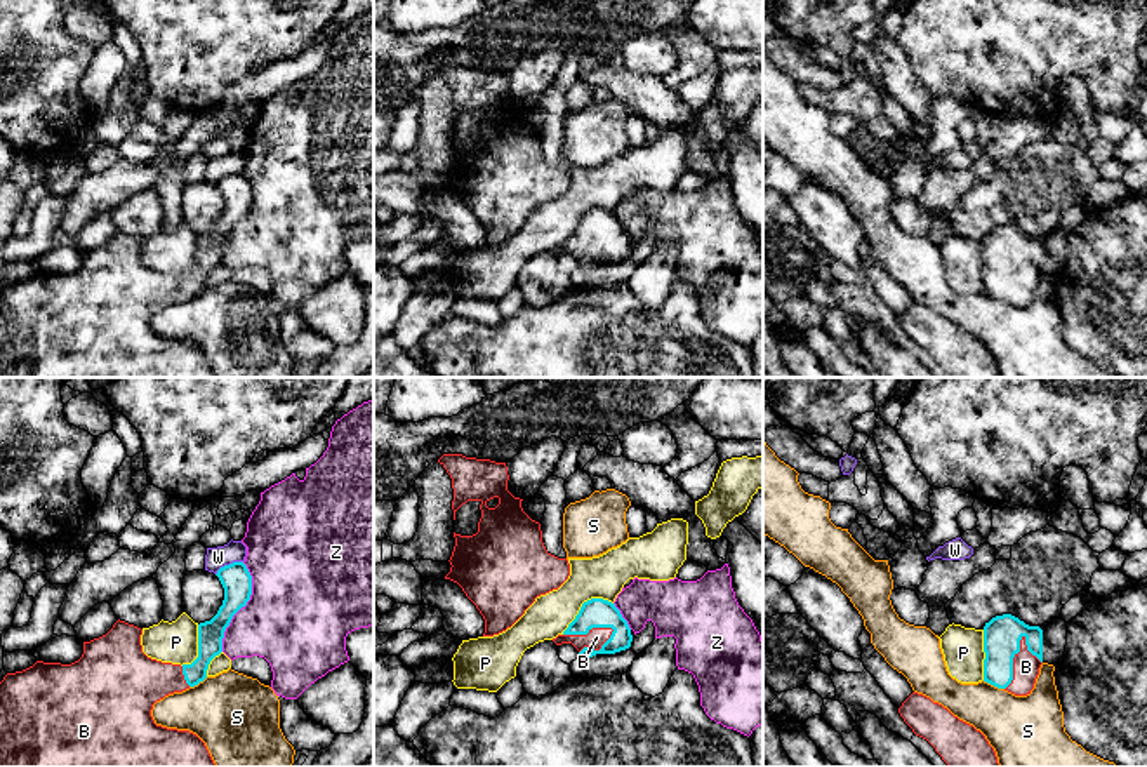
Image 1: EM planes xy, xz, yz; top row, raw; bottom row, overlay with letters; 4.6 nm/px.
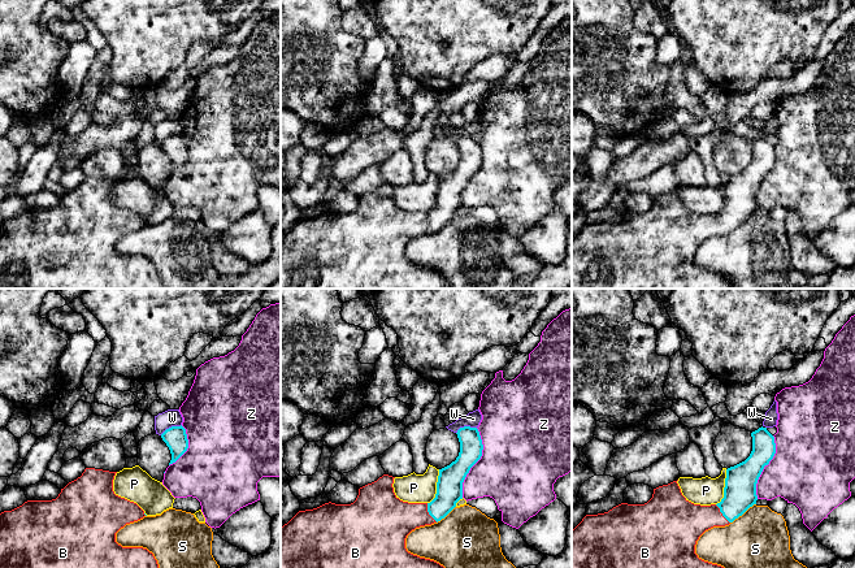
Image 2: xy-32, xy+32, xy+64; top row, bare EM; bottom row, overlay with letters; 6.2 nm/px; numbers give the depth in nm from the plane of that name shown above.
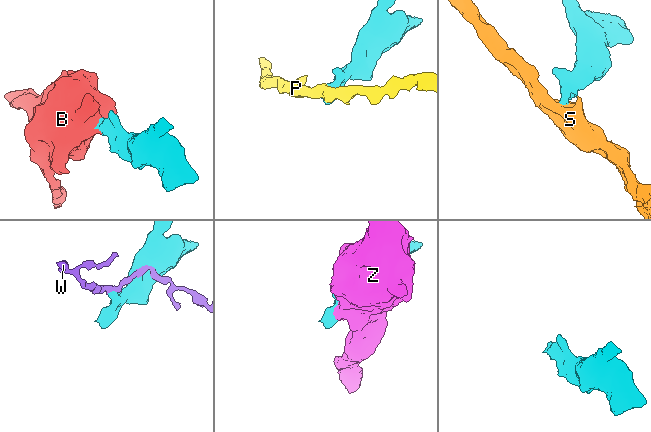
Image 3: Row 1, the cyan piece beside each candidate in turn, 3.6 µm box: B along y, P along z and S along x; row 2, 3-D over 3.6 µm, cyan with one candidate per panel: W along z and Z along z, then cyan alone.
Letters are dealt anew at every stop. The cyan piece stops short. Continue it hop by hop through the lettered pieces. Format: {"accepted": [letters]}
{"accepted": ["B"]}

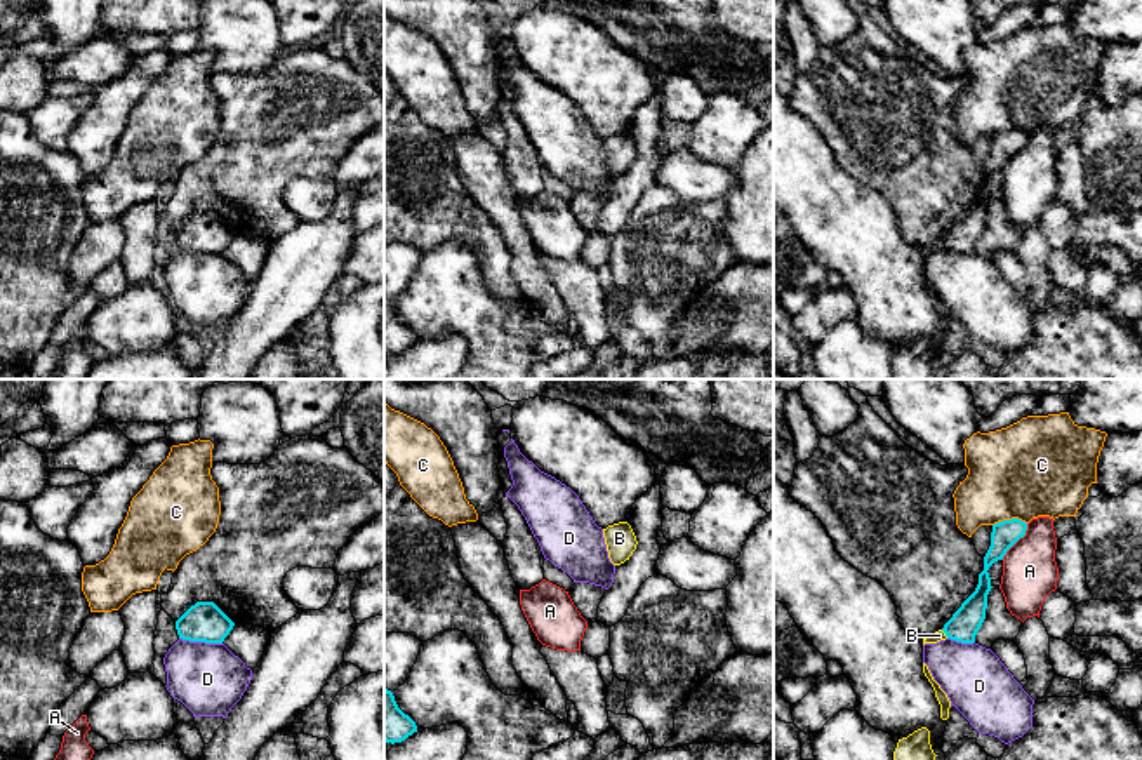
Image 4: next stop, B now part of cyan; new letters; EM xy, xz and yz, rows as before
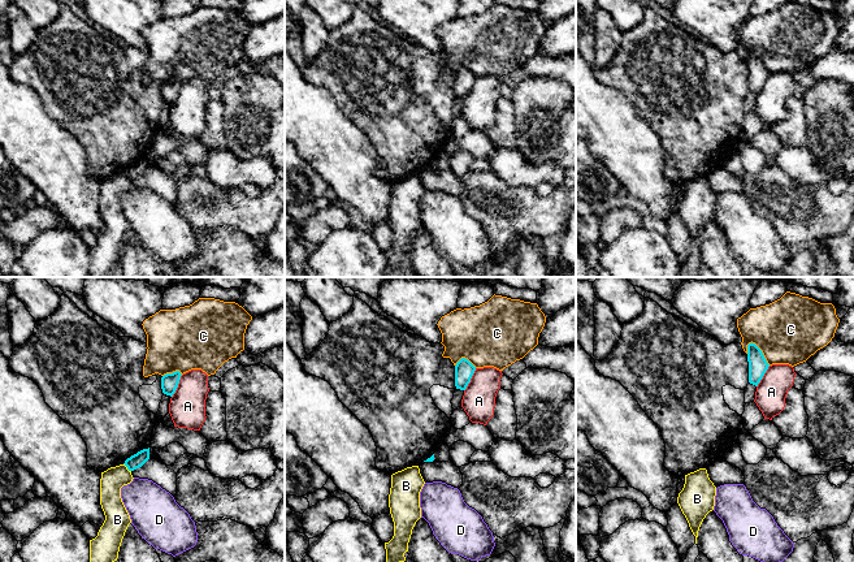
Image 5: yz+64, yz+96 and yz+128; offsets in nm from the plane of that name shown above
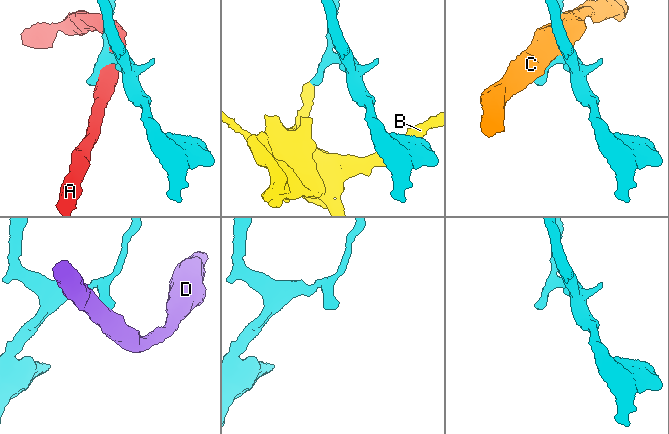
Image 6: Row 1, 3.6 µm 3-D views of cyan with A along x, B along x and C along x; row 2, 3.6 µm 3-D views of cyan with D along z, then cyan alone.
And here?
{"accepted": []}

